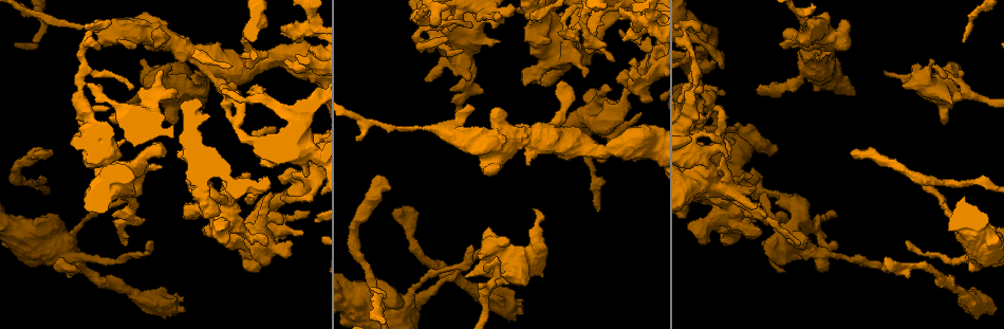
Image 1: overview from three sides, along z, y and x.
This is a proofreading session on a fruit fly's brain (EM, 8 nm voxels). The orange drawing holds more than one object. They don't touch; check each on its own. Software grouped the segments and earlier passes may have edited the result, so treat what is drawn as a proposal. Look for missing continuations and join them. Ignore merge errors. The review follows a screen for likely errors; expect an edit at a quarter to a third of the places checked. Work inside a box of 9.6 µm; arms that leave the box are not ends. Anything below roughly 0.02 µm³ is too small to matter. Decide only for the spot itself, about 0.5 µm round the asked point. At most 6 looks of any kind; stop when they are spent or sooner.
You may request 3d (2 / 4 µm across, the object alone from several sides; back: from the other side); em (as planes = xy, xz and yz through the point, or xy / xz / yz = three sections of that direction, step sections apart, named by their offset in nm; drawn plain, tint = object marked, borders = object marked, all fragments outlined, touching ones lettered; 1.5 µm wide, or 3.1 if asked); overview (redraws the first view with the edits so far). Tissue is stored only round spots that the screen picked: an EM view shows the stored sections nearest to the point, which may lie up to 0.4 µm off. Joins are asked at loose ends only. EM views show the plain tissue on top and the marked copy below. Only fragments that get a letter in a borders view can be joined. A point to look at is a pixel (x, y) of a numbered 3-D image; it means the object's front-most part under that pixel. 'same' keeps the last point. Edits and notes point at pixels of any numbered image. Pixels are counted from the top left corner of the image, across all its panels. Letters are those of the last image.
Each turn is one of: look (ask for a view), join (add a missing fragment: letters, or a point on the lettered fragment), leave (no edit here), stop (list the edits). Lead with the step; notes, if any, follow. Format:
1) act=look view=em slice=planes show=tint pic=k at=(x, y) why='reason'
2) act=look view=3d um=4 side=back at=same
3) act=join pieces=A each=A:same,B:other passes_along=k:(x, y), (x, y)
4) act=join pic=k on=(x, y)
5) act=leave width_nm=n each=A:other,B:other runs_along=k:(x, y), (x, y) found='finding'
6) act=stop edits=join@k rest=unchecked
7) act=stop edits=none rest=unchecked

act=look view=3d um=2 pic=1 at=(49, 151) why='free end'

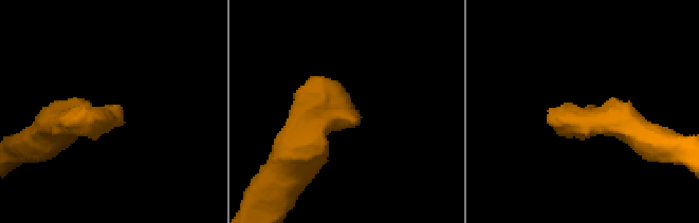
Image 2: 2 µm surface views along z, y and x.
act=look view=em slice=planes show=borders pic=2 at=(595, 106)

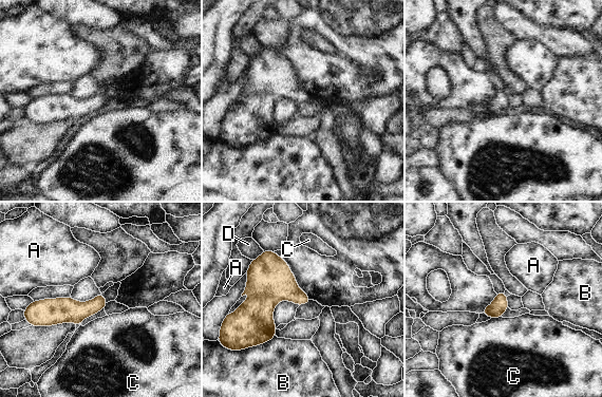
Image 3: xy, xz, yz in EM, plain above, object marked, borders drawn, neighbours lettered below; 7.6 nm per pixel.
act=leave each=A:other,B:other,C:other,D:other border=3:(502, 317), (492, 317), (490, 319) found='none of them fits'

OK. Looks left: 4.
act=look view=3d um=2 pic=1 at=(799, 244) why='free end'

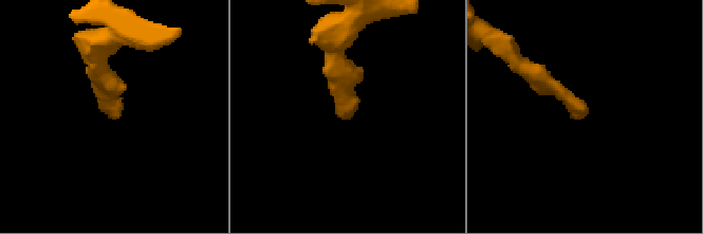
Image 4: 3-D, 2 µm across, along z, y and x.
act=look view=em slice=planes show=borders pic=4 at=(116, 113) why='now the EM'

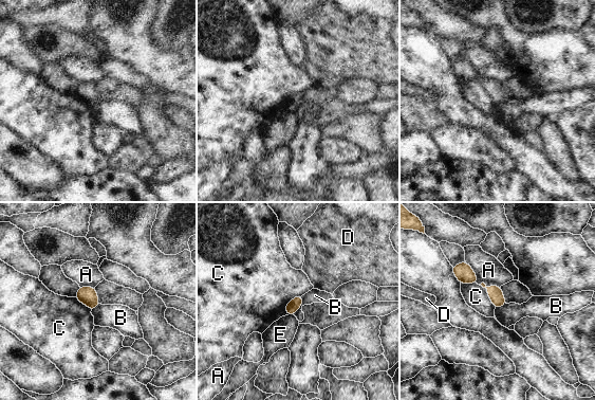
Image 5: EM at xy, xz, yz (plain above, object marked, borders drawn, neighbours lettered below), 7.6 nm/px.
act=leave each=A:other,B:other,C:other,D:other,E:other border=5:(302, 295), (302, 305), (293, 314) found='no lettered fragment goes on from it'

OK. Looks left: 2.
act=look view=em slice=planes show=tint pic=1 at=(525, 284) why='an open end'

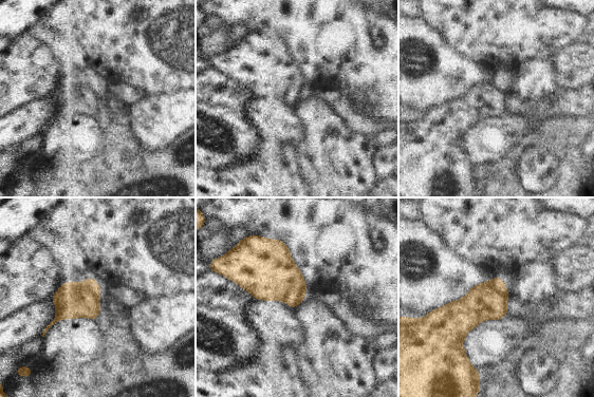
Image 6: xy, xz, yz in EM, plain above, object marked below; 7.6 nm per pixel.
act=look view=em slice=planes show=borders at=same

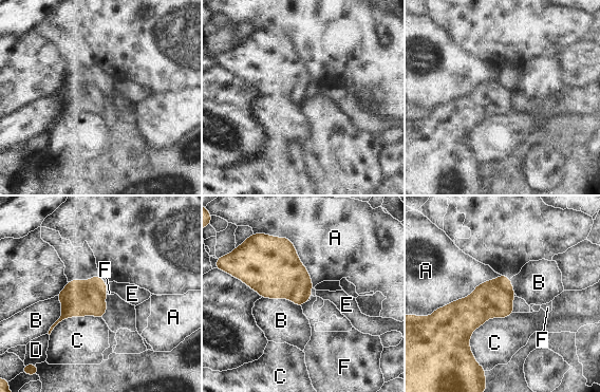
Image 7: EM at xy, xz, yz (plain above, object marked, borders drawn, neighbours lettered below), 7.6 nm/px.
act=leave width_nm=280 each=A:other,B:other,C:other,D:other,E:other,F:other border=7:(305, 301), (300, 305) found='none of them fits'

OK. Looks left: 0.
act=stop edits=none rest=unchecked

